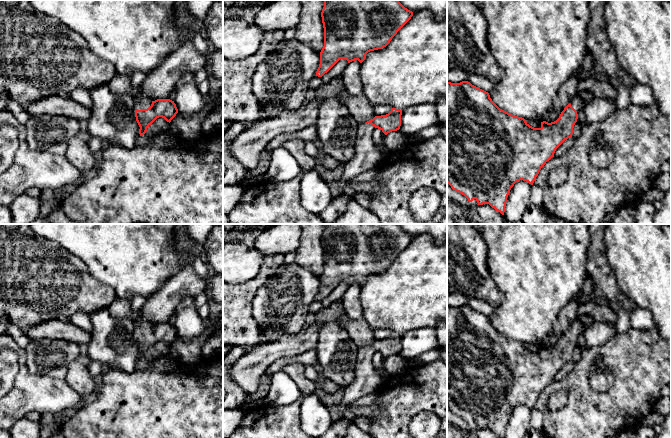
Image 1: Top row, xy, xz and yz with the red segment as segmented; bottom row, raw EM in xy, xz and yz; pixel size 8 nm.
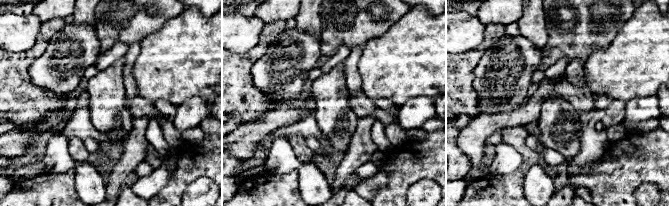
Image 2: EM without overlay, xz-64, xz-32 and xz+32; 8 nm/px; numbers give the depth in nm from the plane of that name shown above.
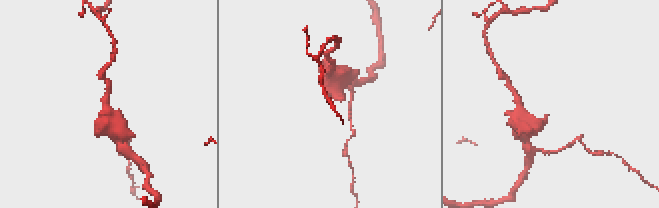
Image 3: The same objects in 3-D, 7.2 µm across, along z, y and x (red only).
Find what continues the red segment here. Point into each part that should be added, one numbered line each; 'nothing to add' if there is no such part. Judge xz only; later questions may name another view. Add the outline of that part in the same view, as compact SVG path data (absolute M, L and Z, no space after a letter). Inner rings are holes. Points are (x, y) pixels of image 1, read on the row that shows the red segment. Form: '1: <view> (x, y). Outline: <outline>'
1: xz (367, 154). Outline: M369 123L359 124L354 156L344 164L339 180L344 187L351 184L355 176L375 169L376 164L383 159L379 146L372 138L374 130L375 127Z

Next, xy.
1: xy (141, 102). Outline: M138 94L135 97L135 110L147 109L151 106L152 100L146 96Z

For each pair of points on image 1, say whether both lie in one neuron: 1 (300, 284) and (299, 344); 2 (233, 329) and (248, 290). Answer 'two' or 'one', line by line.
1: two
2: one

